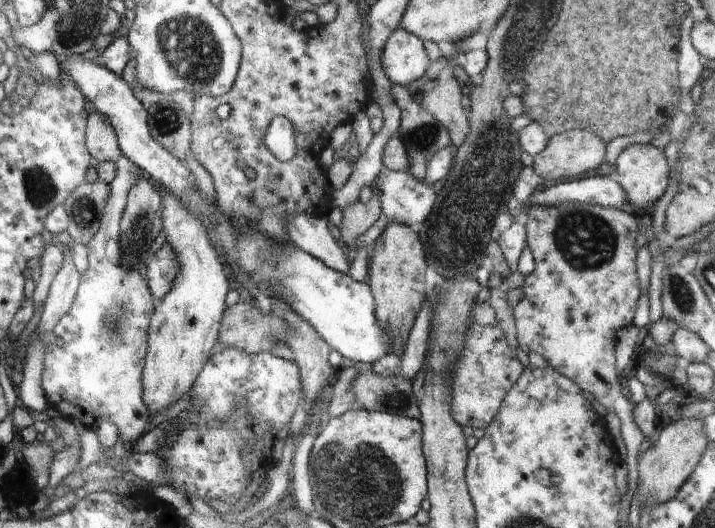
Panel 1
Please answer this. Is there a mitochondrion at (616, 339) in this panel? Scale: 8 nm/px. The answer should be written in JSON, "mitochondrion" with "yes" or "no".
{"mitochondrion":"no"}

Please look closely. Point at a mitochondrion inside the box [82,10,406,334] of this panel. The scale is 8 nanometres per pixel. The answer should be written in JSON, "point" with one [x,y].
{"point":[190,48]}

